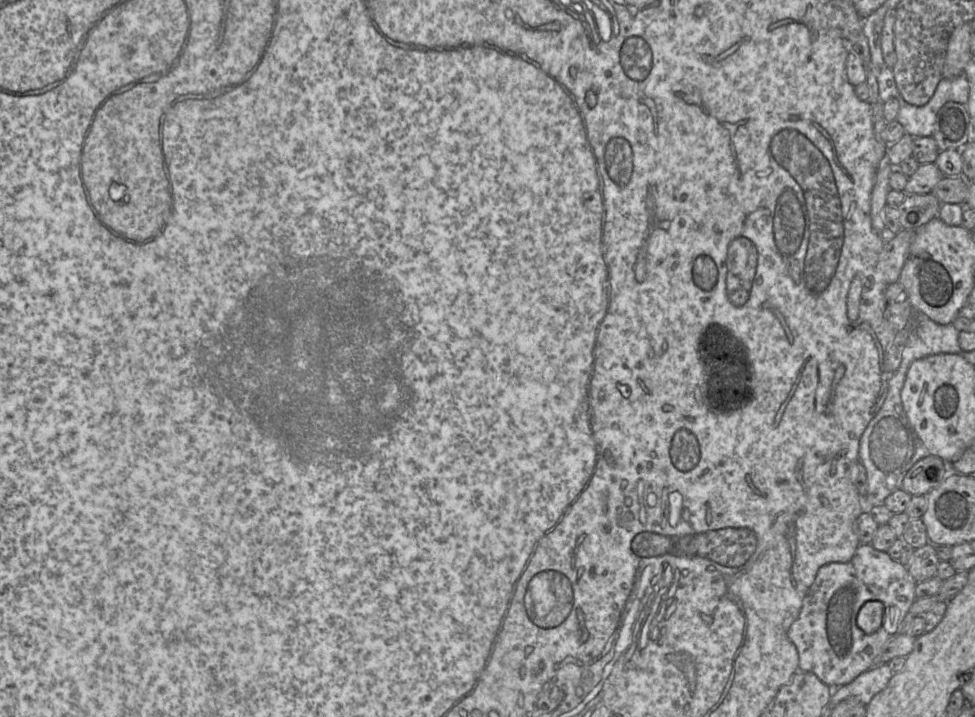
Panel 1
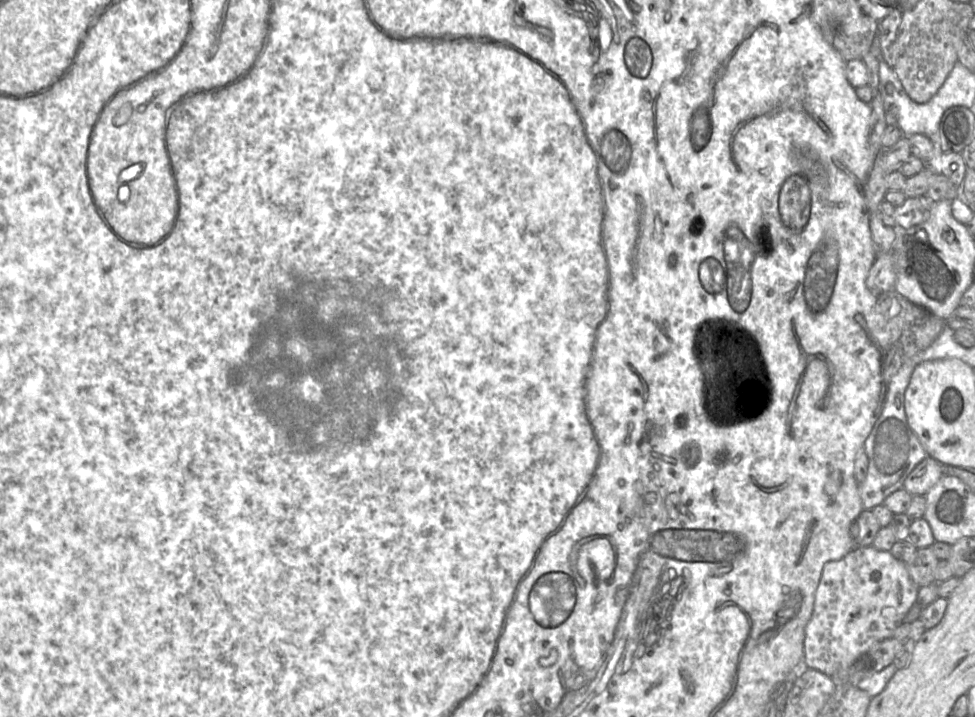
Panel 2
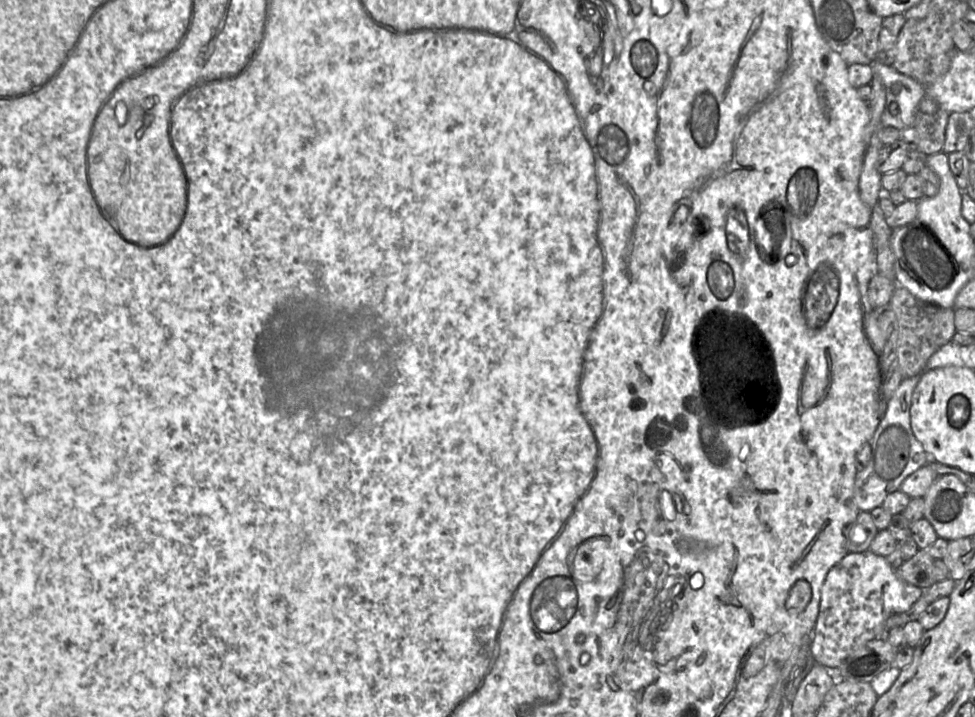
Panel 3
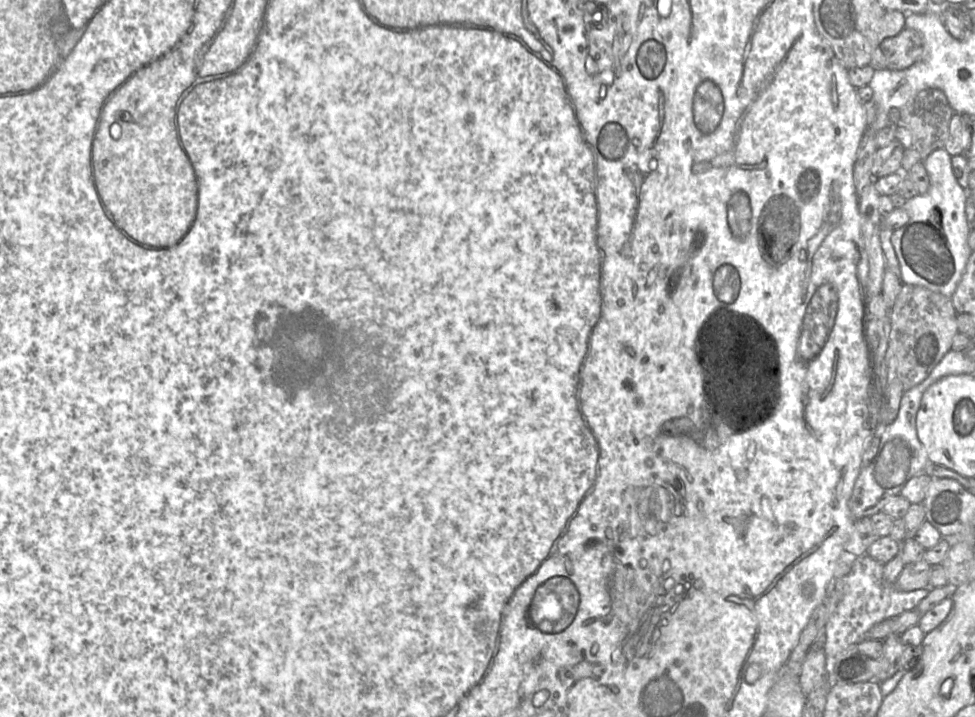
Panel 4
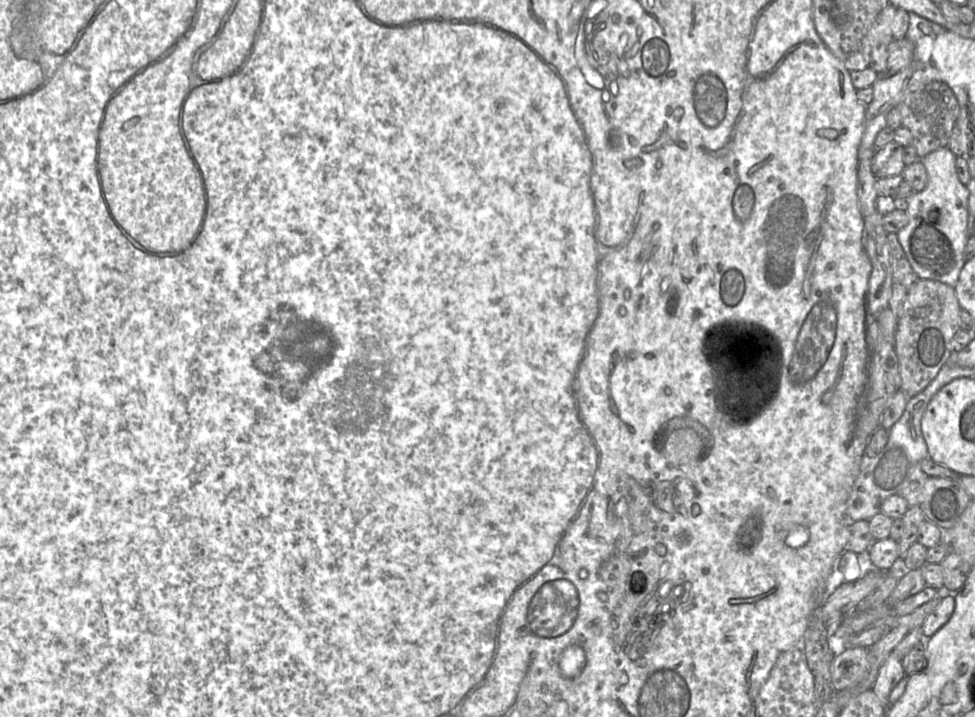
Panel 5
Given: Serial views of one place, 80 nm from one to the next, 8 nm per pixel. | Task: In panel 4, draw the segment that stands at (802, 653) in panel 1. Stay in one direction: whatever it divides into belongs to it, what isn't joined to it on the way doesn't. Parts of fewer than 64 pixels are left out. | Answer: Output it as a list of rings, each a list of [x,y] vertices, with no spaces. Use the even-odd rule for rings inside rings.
[[[864,554],[855,558],[848,574],[836,580],[834,591],[840,592],[841,600],[826,622],[822,635],[822,647],[828,661],[848,647],[865,640],[874,625],[915,610],[927,596],[930,588],[905,592],[888,583],[883,576],[884,565]]]

